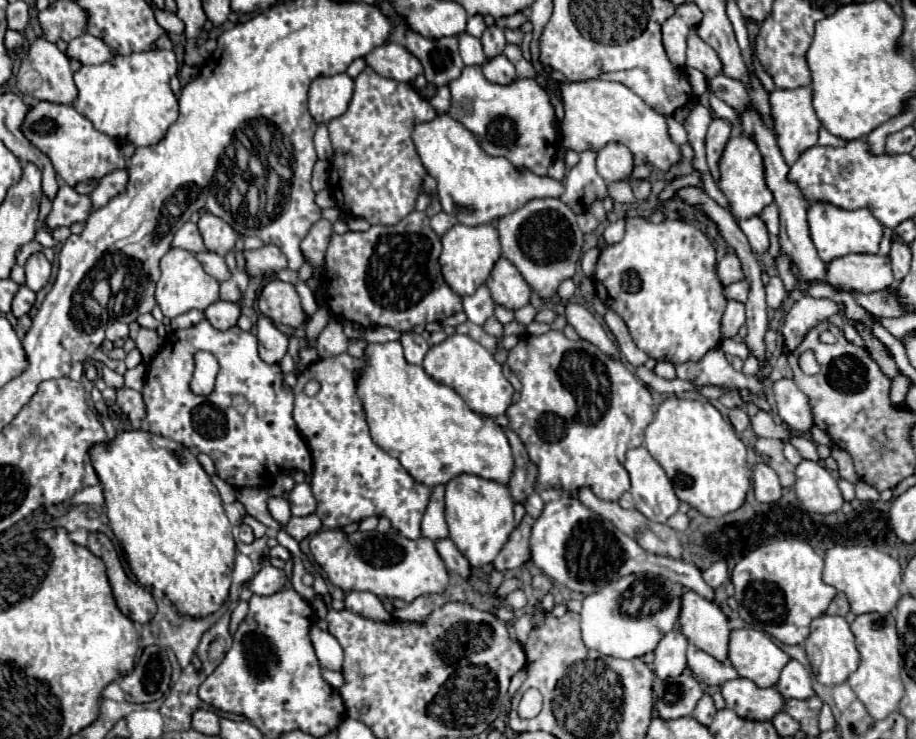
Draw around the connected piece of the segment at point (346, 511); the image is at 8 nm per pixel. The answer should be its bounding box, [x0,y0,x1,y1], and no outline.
[293,353,431,539]

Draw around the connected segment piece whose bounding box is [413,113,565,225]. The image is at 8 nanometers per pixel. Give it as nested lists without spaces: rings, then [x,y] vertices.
[[[437,115],[431,121],[413,127],[413,143],[423,167],[437,181],[437,195],[445,213],[457,217],[459,223],[477,225],[491,223],[509,211],[521,207],[531,197],[561,197],[563,183],[551,177],[531,177],[529,171],[517,171],[505,157],[487,155],[475,135],[467,131],[457,119]]]

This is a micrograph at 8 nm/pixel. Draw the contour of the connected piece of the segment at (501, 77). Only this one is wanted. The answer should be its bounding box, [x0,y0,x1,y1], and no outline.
[483,55,517,85]

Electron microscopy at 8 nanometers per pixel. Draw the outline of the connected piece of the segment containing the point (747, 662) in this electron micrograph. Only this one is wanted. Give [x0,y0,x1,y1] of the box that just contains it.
[729,629,791,687]

